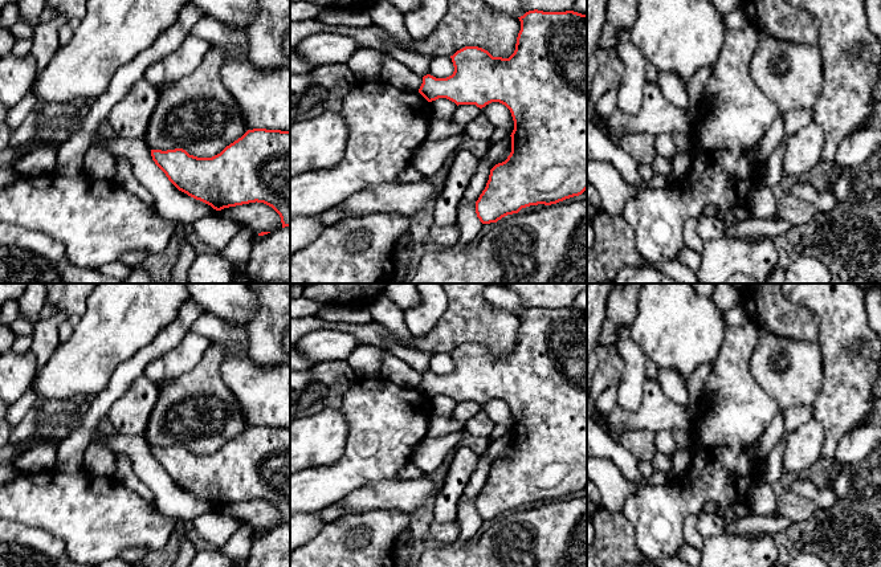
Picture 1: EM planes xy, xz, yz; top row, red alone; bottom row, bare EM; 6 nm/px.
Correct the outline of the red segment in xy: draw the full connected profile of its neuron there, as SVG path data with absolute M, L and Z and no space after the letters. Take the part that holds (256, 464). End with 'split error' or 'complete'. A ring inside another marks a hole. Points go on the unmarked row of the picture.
M253 425L212 454L197 454L183 445L151 446L155 461L181 489L211 502L224 505L264 499L290 525L290 428Z; complete

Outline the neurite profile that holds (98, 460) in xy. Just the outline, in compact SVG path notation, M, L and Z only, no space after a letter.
M93 442L83 453L85 470L105 477L114 477L118 457L119 454Z

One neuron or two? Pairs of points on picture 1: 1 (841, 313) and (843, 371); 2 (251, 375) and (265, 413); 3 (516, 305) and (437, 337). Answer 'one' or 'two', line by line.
1: one
2: one
3: two

